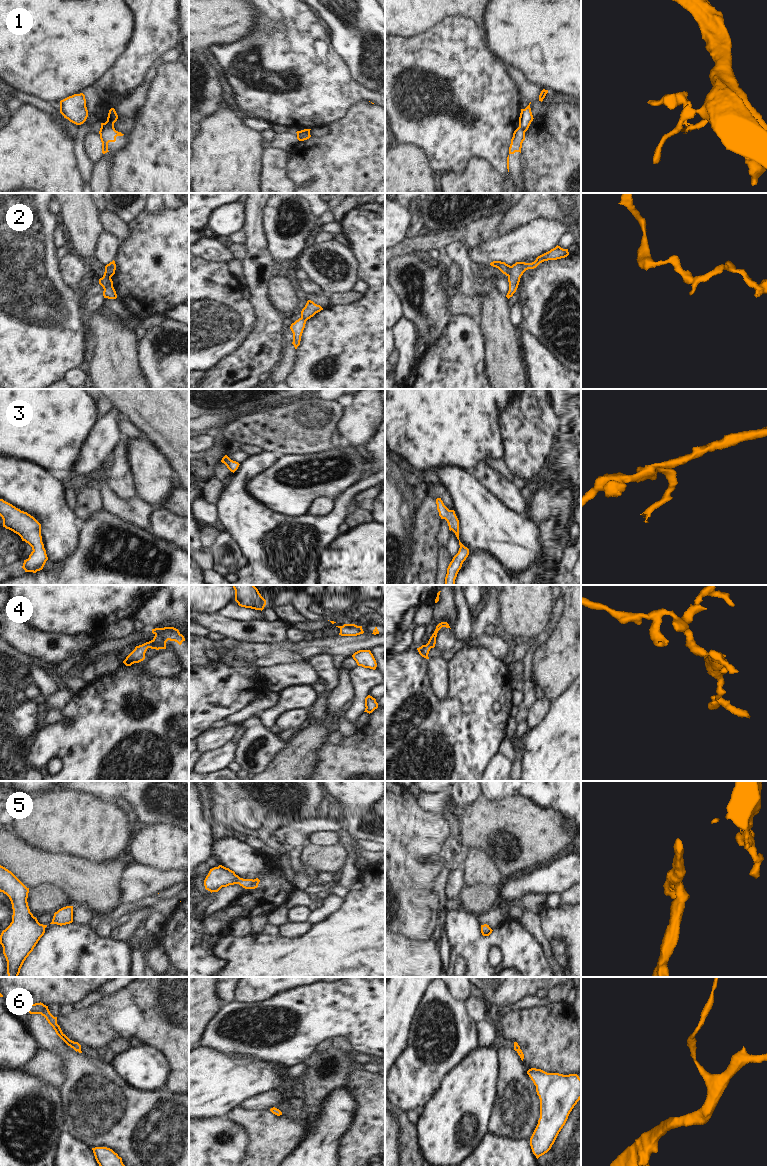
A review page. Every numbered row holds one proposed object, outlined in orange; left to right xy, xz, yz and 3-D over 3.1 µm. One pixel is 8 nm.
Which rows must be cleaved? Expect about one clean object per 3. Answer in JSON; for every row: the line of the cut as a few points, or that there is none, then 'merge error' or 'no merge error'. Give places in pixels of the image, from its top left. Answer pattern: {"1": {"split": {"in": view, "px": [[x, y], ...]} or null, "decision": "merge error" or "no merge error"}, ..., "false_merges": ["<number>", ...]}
{"1": {"split": {"in": "xy", "px": [[113, 125], [101, 128]]}, "decision": "merge error"}, "2": {"split": {"in": "yz", "px": [[511, 266], [508, 276]]}, "decision": "merge error"}, "3": {"split": null, "decision": "no merge error"}, "4": {"split": null, "decision": "no merge error"}, "5": {"split": null, "decision": "no merge error"}, "6": {"split": null, "decision": "no merge error"}, "false_merges": ["1", "2"]}

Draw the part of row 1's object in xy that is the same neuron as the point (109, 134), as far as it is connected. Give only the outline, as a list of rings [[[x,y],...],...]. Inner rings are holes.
[[[110,126],[107,128],[100,128],[99,131],[100,139],[102,142],[102,153],[105,154],[108,151],[108,143],[115,142],[117,136],[123,136],[121,132],[115,130],[114,126]]]

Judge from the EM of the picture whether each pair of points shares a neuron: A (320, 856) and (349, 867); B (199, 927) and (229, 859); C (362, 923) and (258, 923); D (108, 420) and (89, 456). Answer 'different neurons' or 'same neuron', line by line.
A: different neurons
B: same neuron
C: different neurons
D: same neuron

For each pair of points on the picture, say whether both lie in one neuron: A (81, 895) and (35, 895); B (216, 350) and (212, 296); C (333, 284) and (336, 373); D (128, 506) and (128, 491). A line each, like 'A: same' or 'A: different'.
A: different
B: same
C: different
D: different

